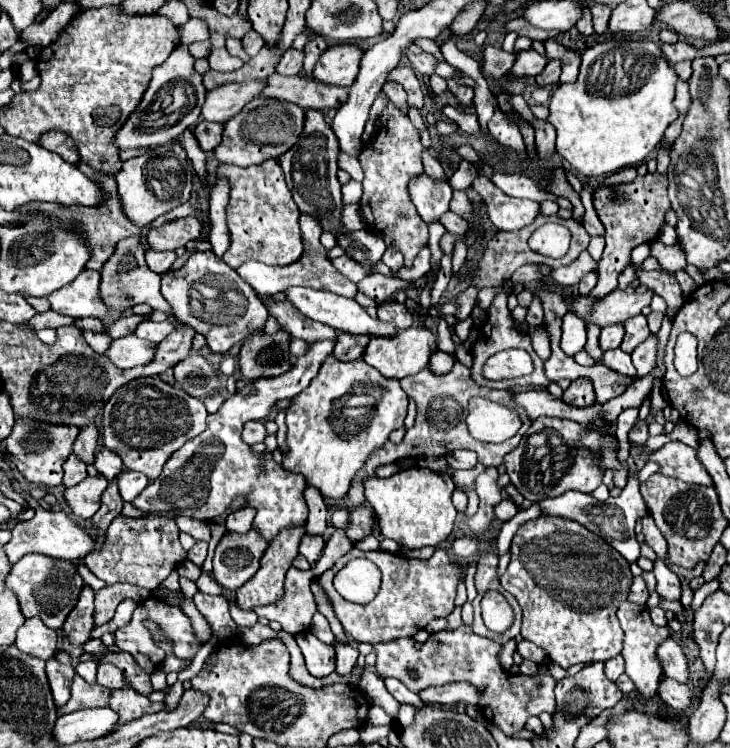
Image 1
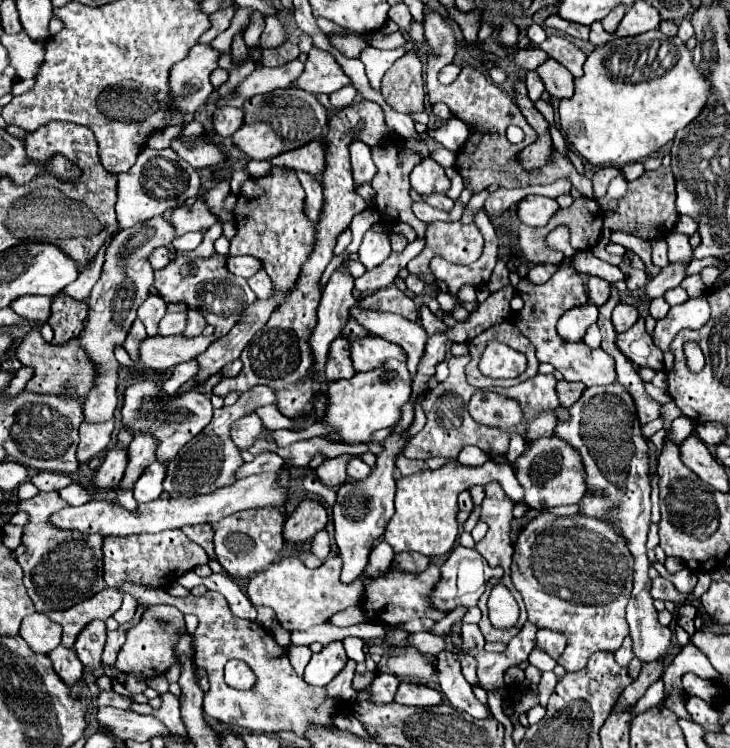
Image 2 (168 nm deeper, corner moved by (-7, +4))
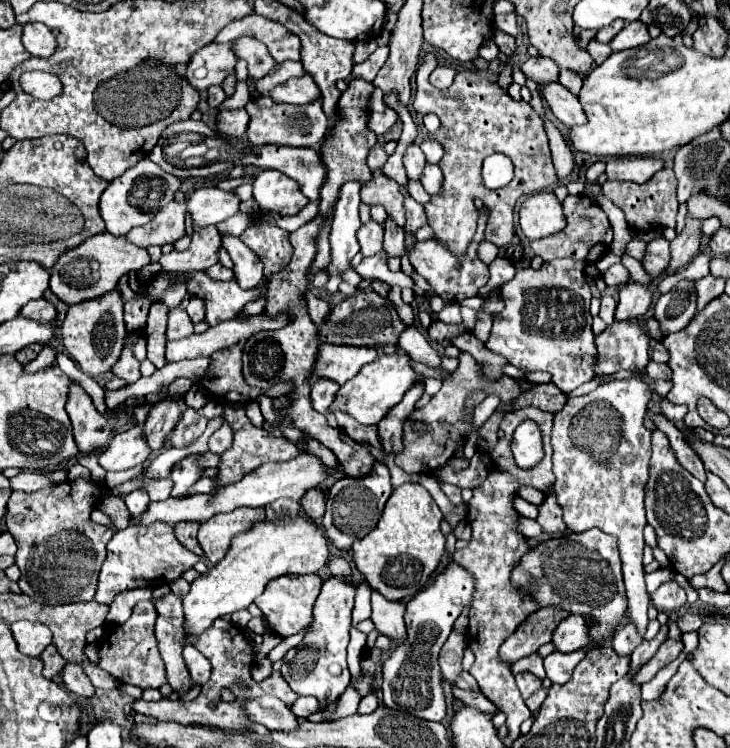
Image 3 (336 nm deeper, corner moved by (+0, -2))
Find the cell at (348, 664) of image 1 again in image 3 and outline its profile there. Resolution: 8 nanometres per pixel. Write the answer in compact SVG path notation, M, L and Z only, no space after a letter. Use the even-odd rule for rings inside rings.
M298 697L290 709L292 709L292 713L294 713L298 719L302 719L302 717L306 717L306 715L310 715L310 713L316 713L316 709L318 709L316 703L318 703L318 701L312 699L312 697Z

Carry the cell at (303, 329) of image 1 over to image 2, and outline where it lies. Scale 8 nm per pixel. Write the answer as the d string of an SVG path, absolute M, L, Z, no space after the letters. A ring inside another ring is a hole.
M259 271L257 275L253 275L249 279L249 287L253 289L253 293L259 297L259 299L271 299L277 295L277 289L275 289L275 283L271 283L271 277L265 273L265 271Z

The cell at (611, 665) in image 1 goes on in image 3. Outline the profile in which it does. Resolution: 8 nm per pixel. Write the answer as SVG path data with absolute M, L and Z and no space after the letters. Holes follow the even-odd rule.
M632 625L620 627L616 637L612 637L612 647L618 655L630 655L640 643L642 643L642 637L640 633L636 633L636 629L632 629Z

